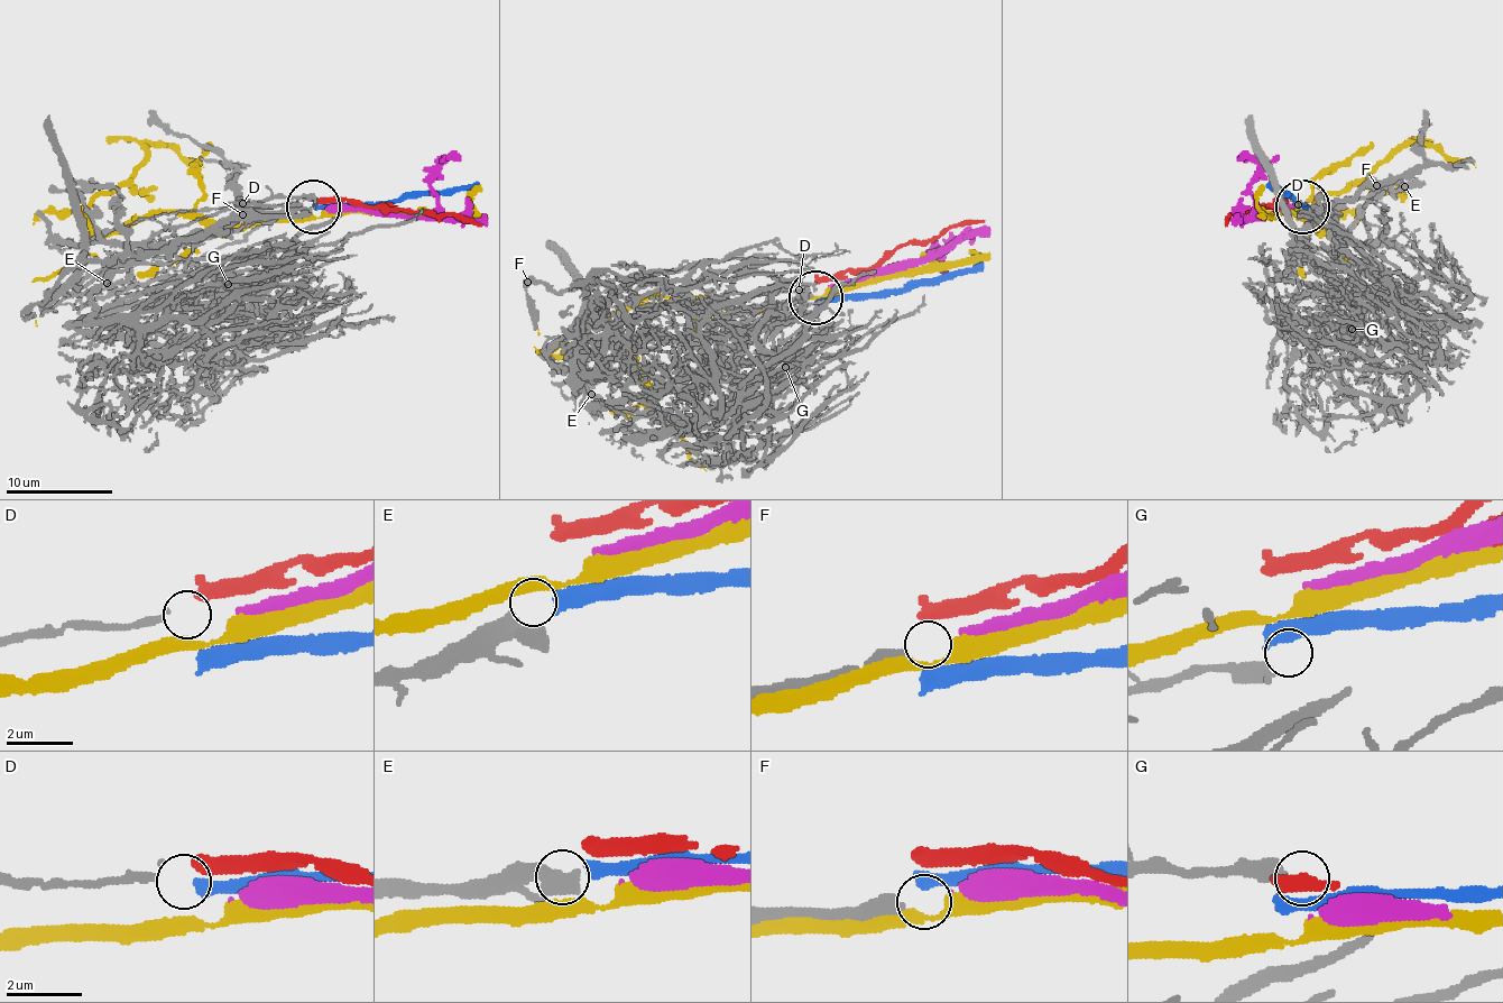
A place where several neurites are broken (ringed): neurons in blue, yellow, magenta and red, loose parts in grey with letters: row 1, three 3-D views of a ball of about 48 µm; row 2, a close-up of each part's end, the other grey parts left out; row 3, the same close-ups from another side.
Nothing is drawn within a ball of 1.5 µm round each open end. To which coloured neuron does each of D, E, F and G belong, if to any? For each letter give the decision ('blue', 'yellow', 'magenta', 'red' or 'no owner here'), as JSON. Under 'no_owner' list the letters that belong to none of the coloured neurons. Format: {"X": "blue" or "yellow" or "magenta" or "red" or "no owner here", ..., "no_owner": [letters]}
{"D": "red", "E": "blue", "F": "magenta", "G": "no owner here", "no_owner": ["G"]}

